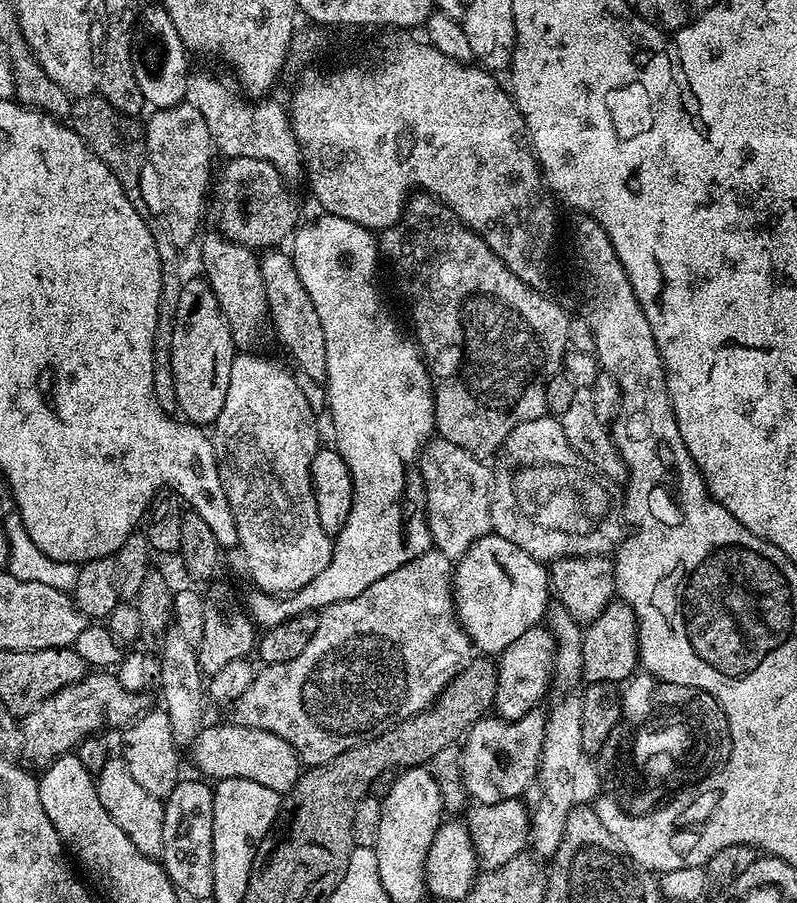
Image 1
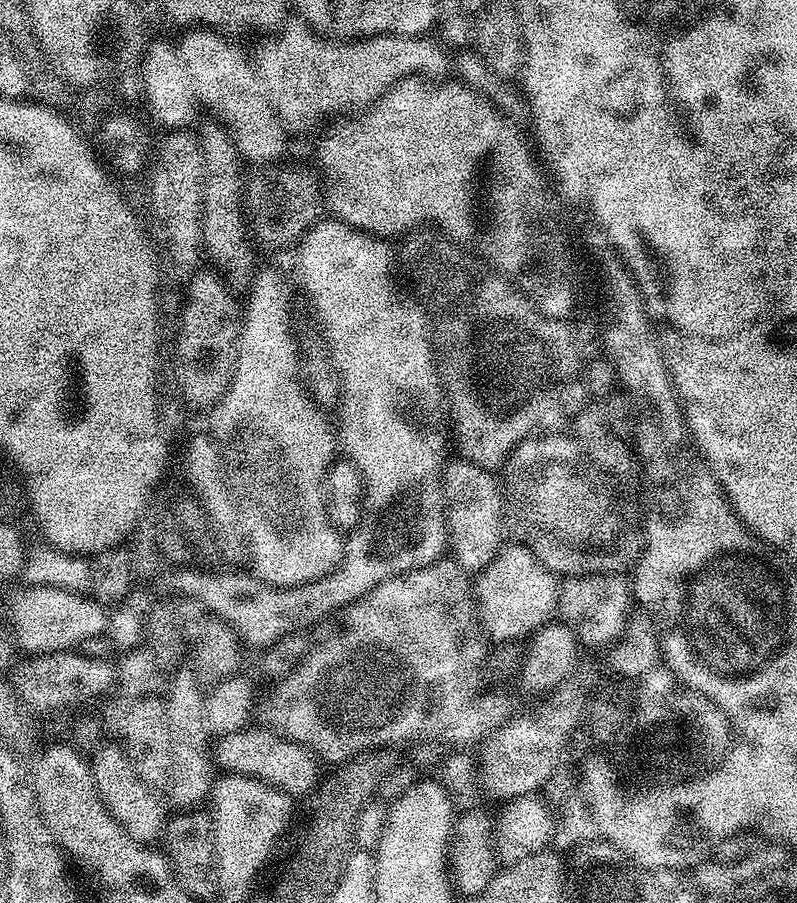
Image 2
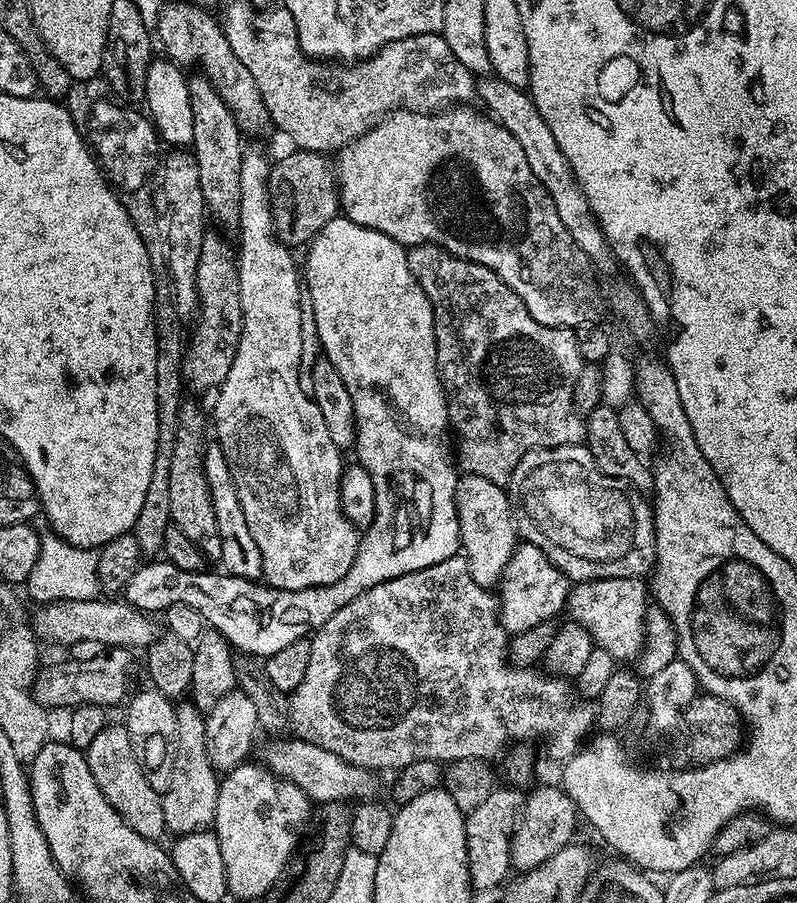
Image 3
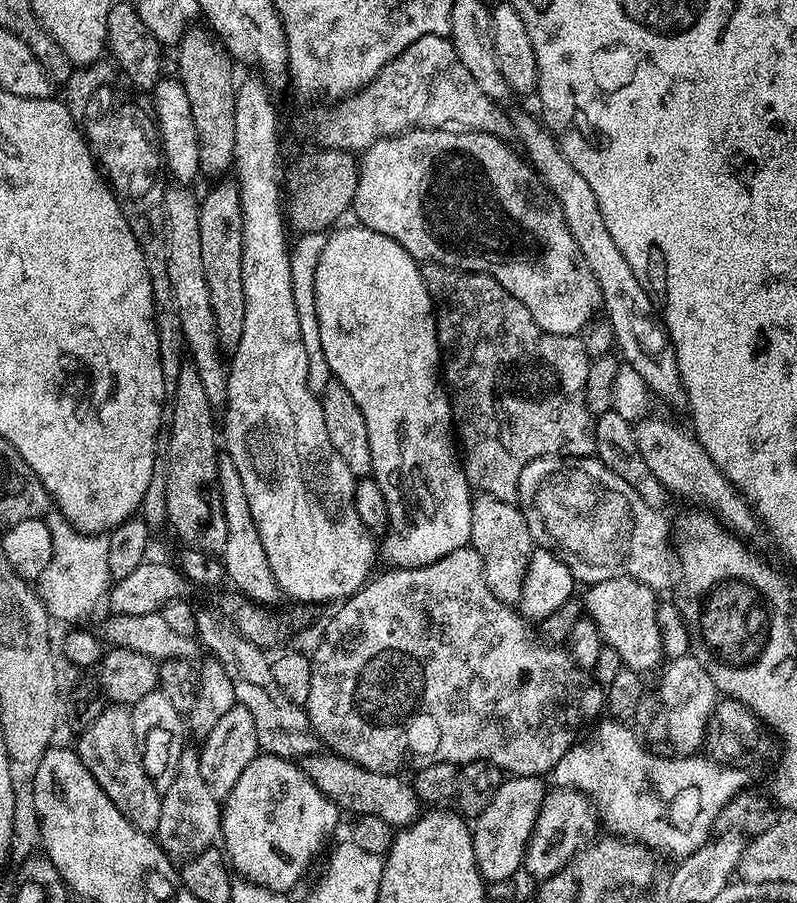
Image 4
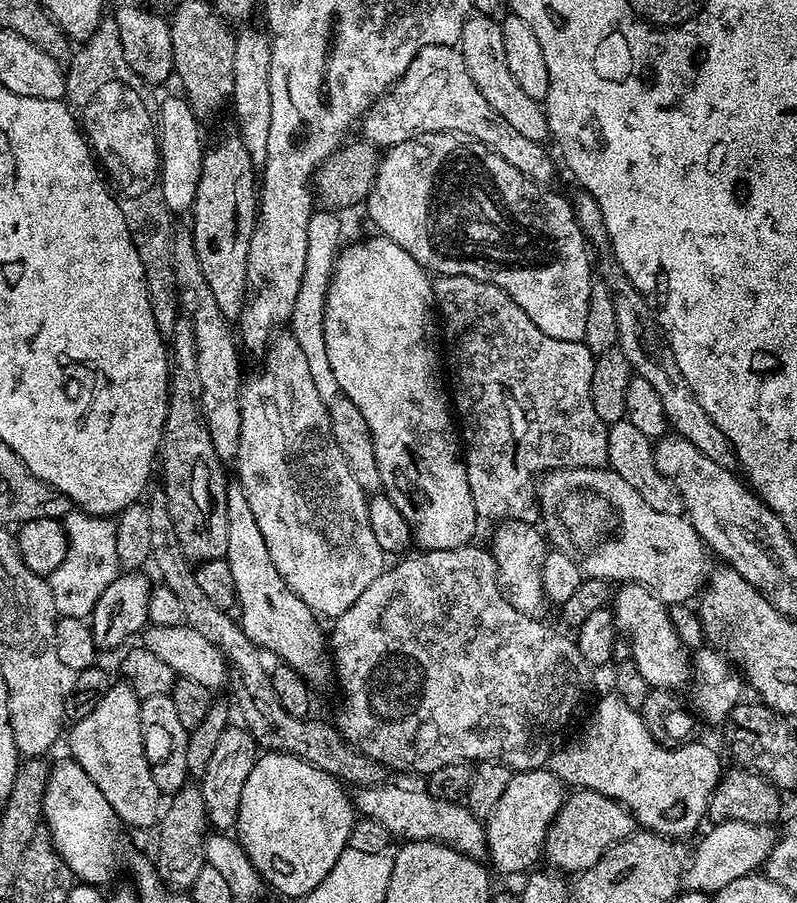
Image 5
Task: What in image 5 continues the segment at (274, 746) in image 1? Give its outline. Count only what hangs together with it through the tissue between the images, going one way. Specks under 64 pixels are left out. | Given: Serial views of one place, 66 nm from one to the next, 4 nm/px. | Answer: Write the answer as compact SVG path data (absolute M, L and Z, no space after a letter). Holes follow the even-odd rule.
M374 784L368 787L357 787L354 792L354 808L360 816L369 816L374 818L374 822L382 822L386 826L389 837L404 836L405 841L409 840L438 840L442 844L449 844L451 848L458 852L464 852L468 856L477 858L483 857L488 851L486 834L481 817L475 816L463 803L457 801L440 801L432 797L426 790L420 792L416 788L403 788L400 784Z

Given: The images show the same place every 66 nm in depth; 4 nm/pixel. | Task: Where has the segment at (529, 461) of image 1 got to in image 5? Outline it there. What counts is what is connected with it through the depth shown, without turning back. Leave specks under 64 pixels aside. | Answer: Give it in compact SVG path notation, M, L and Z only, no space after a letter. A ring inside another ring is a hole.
M607 467L554 468L539 477L536 498L547 543L553 549L565 552L585 577L641 584L667 605L687 604L693 599L692 595L695 597L705 587L710 575L710 552L691 522L683 515L653 510L647 502L642 502L642 494L617 472Z

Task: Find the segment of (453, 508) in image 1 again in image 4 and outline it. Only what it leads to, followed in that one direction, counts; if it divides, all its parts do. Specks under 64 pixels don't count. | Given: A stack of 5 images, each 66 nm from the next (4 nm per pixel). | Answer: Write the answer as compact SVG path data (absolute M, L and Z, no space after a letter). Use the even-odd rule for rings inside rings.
M477 495L472 502L470 534L472 535L471 547L475 548L484 563L486 586L490 586L490 594L494 594L494 598L498 598L506 605L519 605L522 586L524 585L524 575L528 569L528 559L531 558L534 547L534 541L530 530L526 526L526 518L523 512L520 511L515 503L499 500L493 496Z

